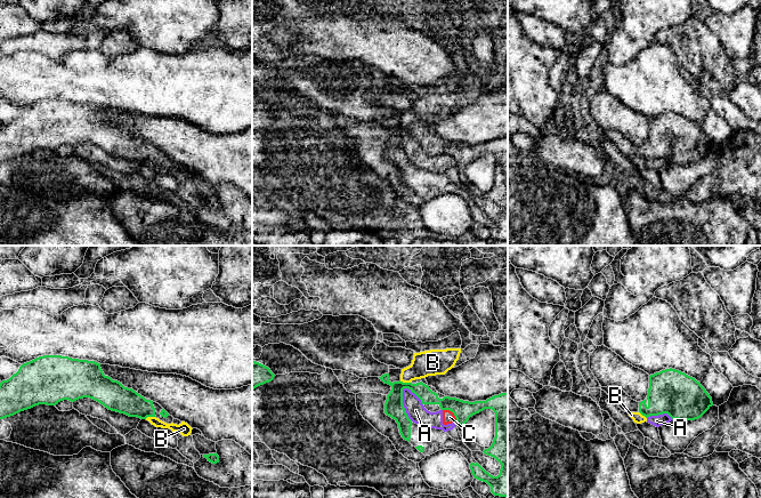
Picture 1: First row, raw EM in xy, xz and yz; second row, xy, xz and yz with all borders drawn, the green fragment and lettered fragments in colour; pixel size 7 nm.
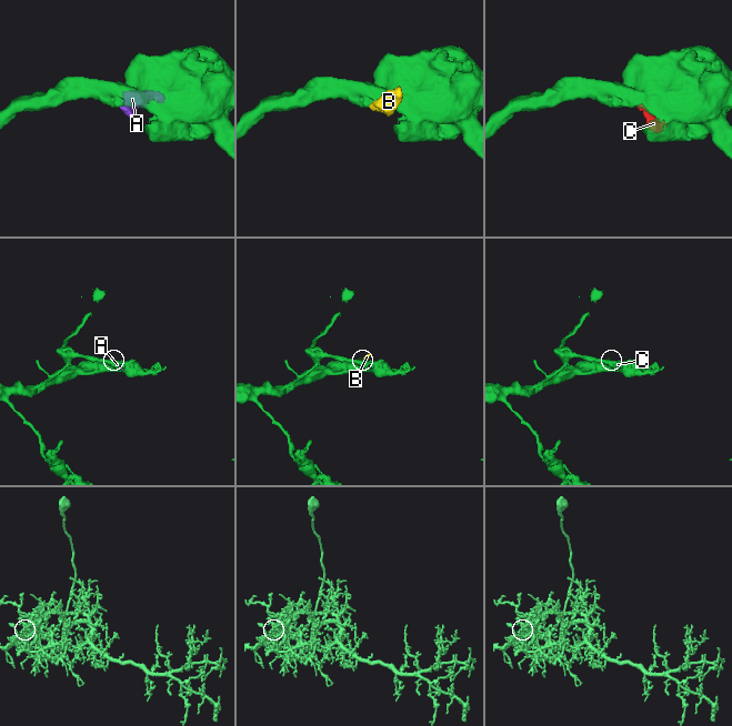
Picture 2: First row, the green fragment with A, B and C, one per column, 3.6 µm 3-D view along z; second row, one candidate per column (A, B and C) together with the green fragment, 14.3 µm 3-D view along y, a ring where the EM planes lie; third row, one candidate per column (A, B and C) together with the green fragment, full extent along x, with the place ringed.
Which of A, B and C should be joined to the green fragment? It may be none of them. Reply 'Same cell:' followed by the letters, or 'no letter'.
Same cell: no letter

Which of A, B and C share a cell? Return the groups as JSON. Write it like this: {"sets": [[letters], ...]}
{"sets": [["A", "B", "C"]]}

